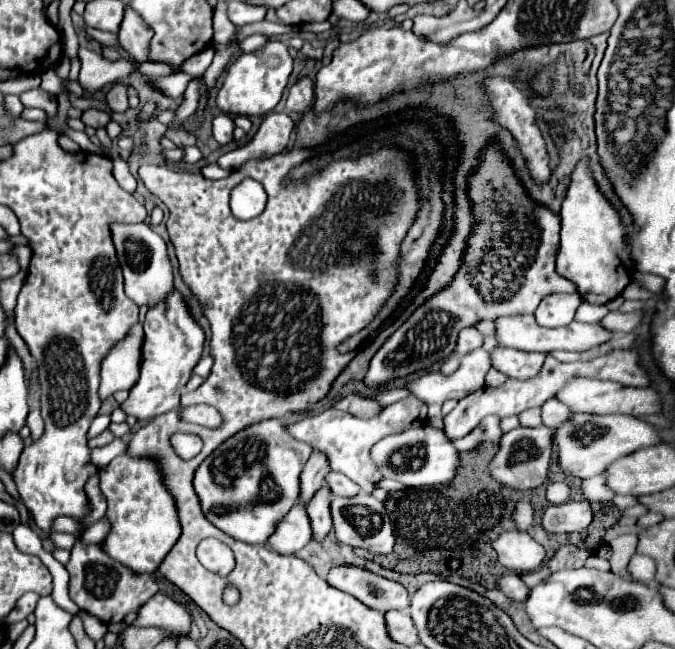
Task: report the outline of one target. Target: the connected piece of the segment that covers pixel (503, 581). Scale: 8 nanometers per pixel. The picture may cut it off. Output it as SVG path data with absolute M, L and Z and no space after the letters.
M506 574L500 578L500 590L512 598L512 600L518 600L518 602L524 602L528 598L528 592L530 588L520 580L520 574Z

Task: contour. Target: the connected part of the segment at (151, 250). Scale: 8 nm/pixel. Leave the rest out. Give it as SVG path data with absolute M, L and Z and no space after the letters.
M146 222L112 224L112 238L118 252L118 262L124 272L124 292L134 304L152 308L168 294L172 294L174 276L172 276L172 264L168 258L168 246Z

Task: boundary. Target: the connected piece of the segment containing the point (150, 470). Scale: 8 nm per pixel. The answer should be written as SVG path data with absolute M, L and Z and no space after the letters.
M124 454L124 456L114 458L106 468L102 468L98 476L100 476L100 488L108 500L106 516L112 522L112 532L104 540L106 554L114 560L120 560L124 566L136 572L146 572L146 574L156 572L160 562L166 558L166 554L176 544L176 538L180 538L180 520L176 512L176 502L164 484L164 476L162 476L162 468L158 460L146 458L146 456L136 458L136 456Z

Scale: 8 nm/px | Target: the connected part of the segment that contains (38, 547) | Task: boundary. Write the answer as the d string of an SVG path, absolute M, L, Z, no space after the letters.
M20 524L12 534L14 534L16 546L22 552L26 552L26 554L40 554L42 552L42 540L34 528Z

